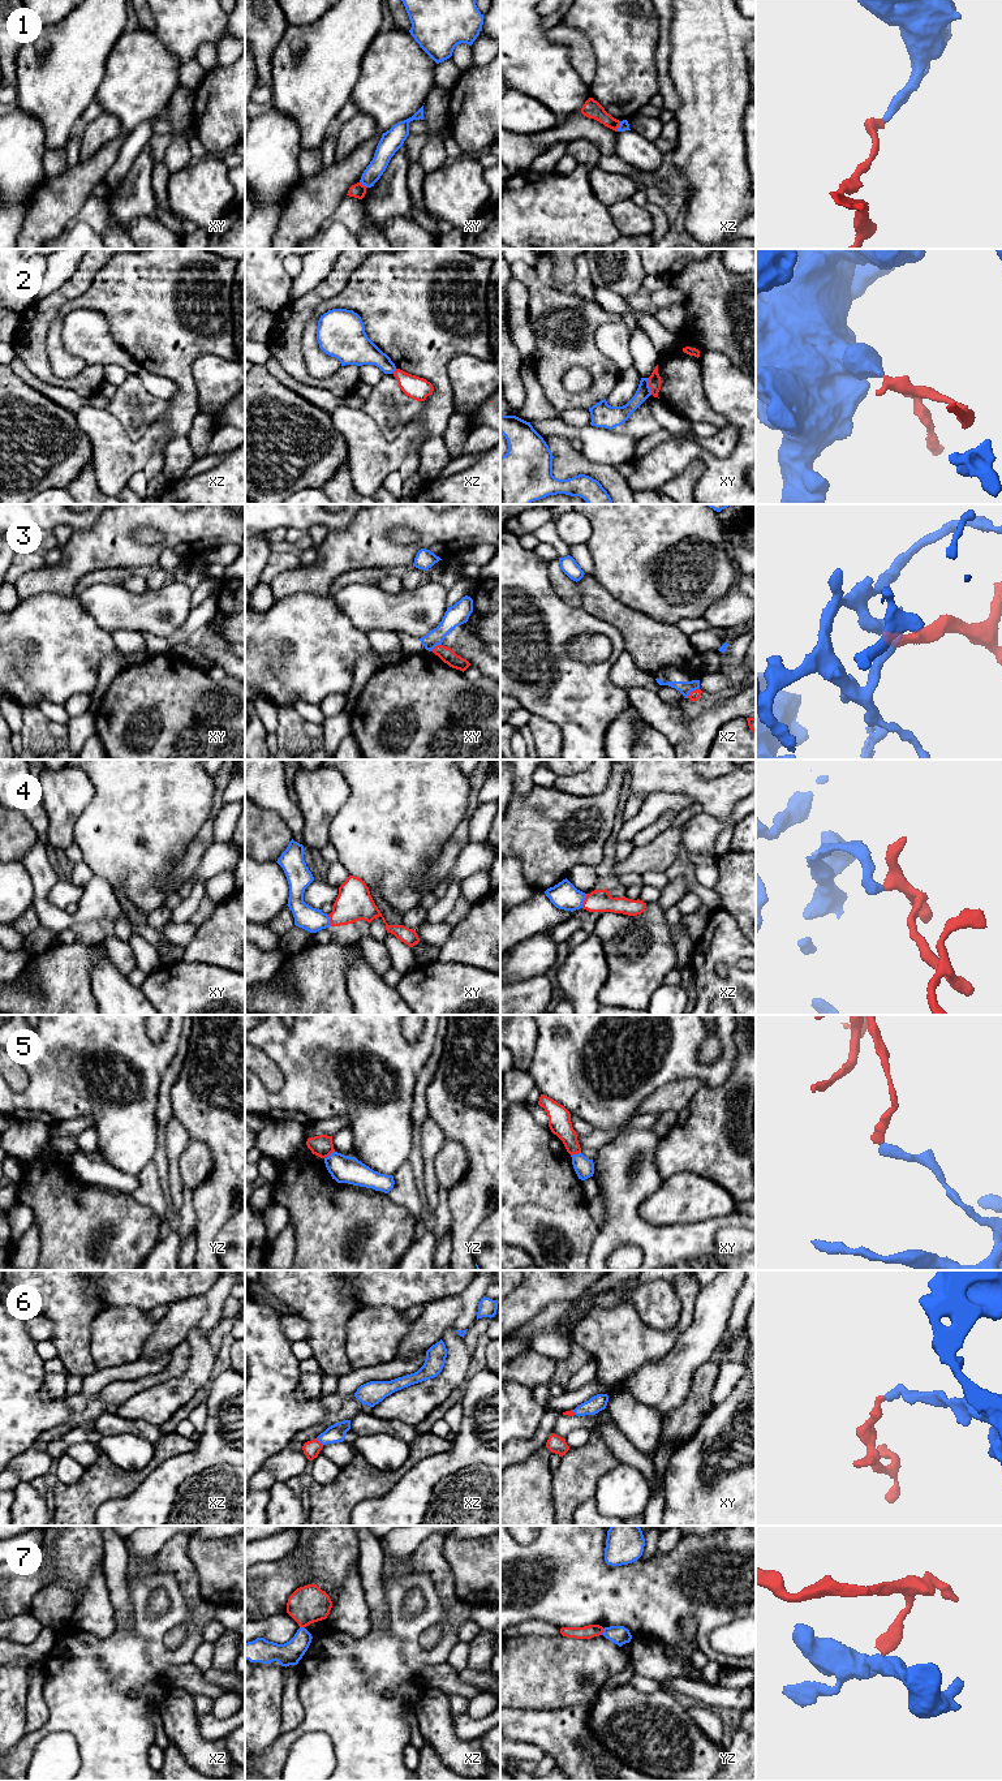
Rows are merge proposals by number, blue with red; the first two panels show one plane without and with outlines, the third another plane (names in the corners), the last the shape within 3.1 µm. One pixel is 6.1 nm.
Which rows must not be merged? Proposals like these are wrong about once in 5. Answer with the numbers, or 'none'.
1, 2, 3, 5, 7

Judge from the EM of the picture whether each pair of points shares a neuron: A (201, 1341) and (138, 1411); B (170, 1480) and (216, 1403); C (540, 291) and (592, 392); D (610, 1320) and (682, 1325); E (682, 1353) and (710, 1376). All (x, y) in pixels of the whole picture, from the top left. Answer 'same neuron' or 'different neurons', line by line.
A: same neuron
B: same neuron
C: same neuron
D: same neuron
E: different neurons

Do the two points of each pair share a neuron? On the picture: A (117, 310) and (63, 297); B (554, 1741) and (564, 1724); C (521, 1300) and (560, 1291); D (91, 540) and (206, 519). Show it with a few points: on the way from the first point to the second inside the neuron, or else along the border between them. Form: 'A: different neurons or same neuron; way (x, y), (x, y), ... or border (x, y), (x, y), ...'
A: different neurons; border (93, 278), (82, 293), (61, 305), (51, 322)
B: same neuron; way (558, 1737), (564, 1728)
C: same neuron; way (530, 1296), (536, 1291), (551, 1291)
D: same neuron; way (120, 524), (125, 519), (177, 520)

